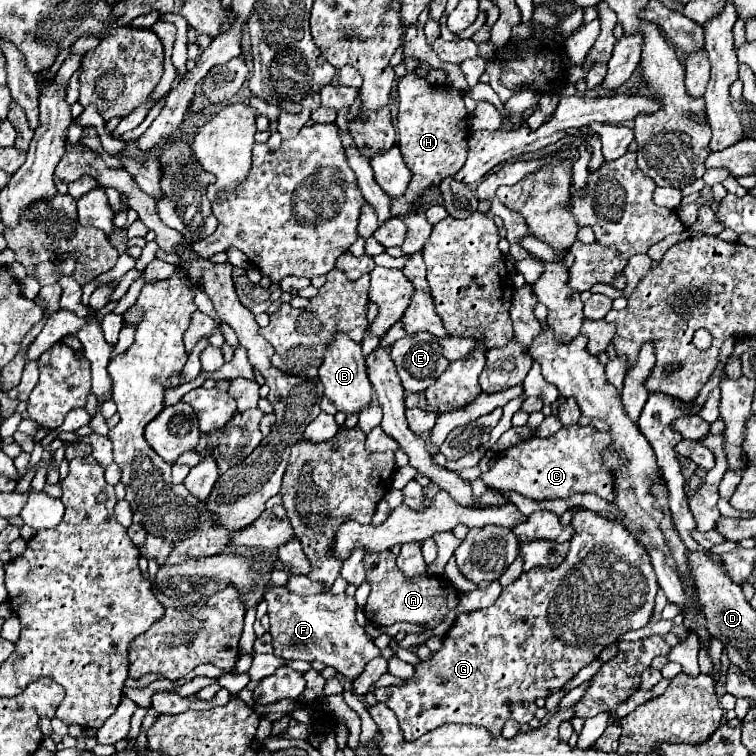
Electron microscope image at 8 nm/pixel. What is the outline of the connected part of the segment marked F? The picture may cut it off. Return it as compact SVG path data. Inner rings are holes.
M284 586L272 592L264 592L264 600L268 602L270 616L270 634L274 656L290 660L306 660L306 662L322 662L338 670L338 674L356 680L364 666L380 656L380 648L366 634L362 626L356 622L356 600L346 594L314 594L314 596L298 596L290 594Z

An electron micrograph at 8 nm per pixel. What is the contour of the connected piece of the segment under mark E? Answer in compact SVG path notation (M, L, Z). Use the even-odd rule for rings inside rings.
M428 330L406 334L394 342L390 354L406 392L426 390L450 364L450 360L442 356L440 340Z

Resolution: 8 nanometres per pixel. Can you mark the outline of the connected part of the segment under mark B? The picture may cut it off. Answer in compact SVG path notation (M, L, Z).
M336 334L336 338L330 342L328 354L320 366L320 382L324 384L324 396L338 408L338 412L354 414L372 402L372 386L366 374L362 348L346 334Z

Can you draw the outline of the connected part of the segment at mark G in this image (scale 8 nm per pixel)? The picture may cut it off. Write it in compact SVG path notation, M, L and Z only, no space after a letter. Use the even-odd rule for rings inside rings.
M572 506L568 512L572 512L570 526L574 528L574 536L566 560L560 566L538 566L520 574L520 578L502 588L500 598L492 606L460 614L452 630L446 632L440 652L432 660L418 664L412 680L404 686L374 688L376 700L384 702L396 714L406 740L416 740L448 722L482 726L494 738L500 736L508 718L520 724L530 722L536 712L536 698L558 692L608 644L648 624L658 592L648 552L618 522L590 512L584 506Z

